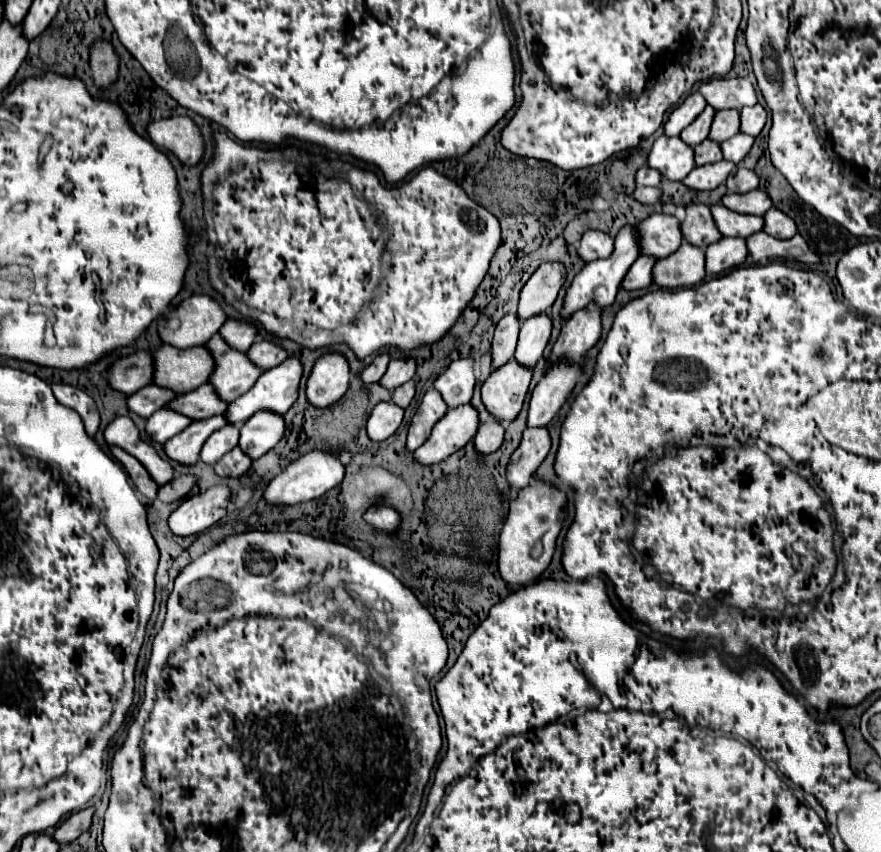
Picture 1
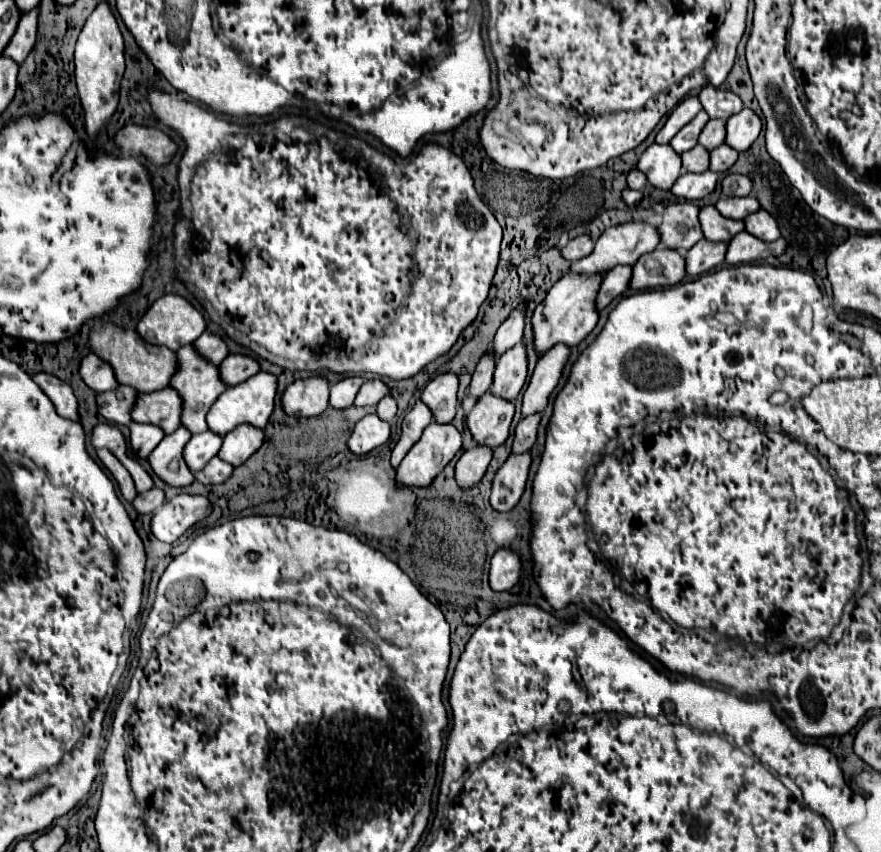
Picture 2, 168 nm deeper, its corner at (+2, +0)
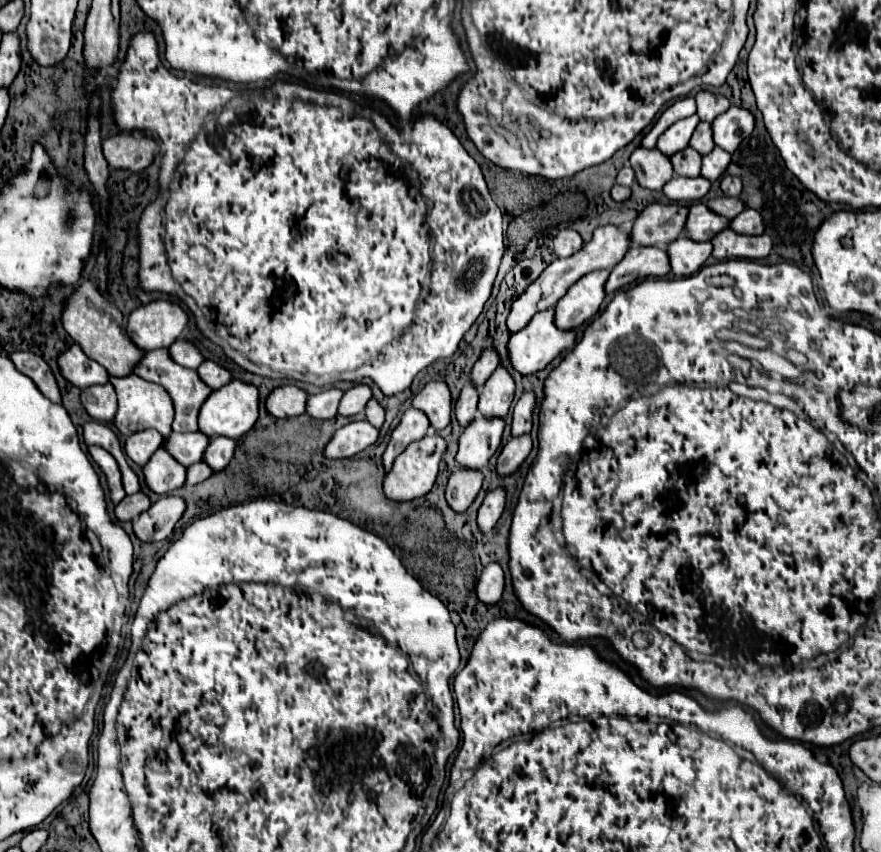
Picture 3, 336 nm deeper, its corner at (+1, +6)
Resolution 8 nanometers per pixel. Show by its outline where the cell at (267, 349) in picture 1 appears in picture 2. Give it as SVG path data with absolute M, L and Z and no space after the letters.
M229 354L219 364L219 368L221 368L221 378L229 386L241 384L241 382L245 382L251 376L255 376L261 370L259 362L253 356L247 356L247 354Z

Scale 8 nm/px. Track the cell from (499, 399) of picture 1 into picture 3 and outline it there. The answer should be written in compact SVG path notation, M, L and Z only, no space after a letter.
M474 418L470 426L464 428L460 436L460 448L456 454L456 462L462 468L470 470L484 470L488 466L488 460L498 450L502 440L504 420L500 418Z

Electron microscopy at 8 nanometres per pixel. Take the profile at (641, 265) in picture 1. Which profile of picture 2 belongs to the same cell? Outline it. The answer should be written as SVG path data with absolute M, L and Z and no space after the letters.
M615 266L605 274L601 284L601 292L597 298L597 308L605 308L613 298L623 294L629 288L633 276L633 266Z

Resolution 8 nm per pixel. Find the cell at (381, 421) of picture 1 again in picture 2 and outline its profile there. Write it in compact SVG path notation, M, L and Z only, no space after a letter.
M369 414L357 422L347 446L353 454L367 454L377 446L385 444L391 436L391 424L381 420L377 414Z

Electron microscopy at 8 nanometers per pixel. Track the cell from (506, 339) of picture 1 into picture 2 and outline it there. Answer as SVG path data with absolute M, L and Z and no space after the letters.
M489 350L485 352L485 356L479 360L475 368L475 374L469 386L469 396L479 398L481 394L485 394L493 384L493 372L495 372L495 358L493 358L493 352Z

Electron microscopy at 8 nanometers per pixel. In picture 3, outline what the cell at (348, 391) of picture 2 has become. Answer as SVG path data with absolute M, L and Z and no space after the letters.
M336 388L322 390L320 394L314 394L306 400L306 414L314 420L330 420L338 412L340 398L342 398L342 392Z

